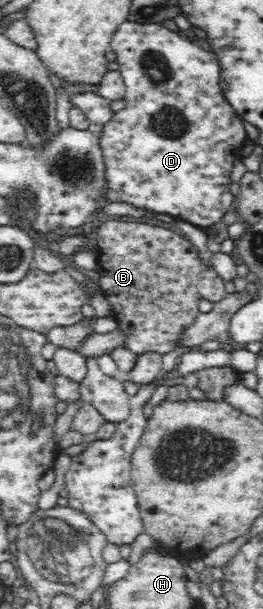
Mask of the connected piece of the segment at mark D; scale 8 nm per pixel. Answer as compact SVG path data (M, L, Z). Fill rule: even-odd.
M124 22L114 34L110 43L111 57L118 62L121 78L125 82L125 100L126 105L119 111L112 112L112 118L107 123L102 124L102 130L98 140L100 142L100 151L102 151L103 160L105 162L105 172L107 172L106 180L108 186L115 196L122 203L131 204L134 207L145 209L154 212L164 212L172 214L176 219L188 221L198 227L218 228L219 220L222 217L230 204L232 204L232 195L235 192L230 192L230 172L232 166L238 158L238 150L242 148L244 140L246 140L246 131L240 119L236 116L236 111L233 110L232 105L228 104L225 96L222 94L220 88L220 63L211 50L206 52L204 44L199 40L190 40L182 38L180 34L168 30L161 24L138 24L136 22Z

